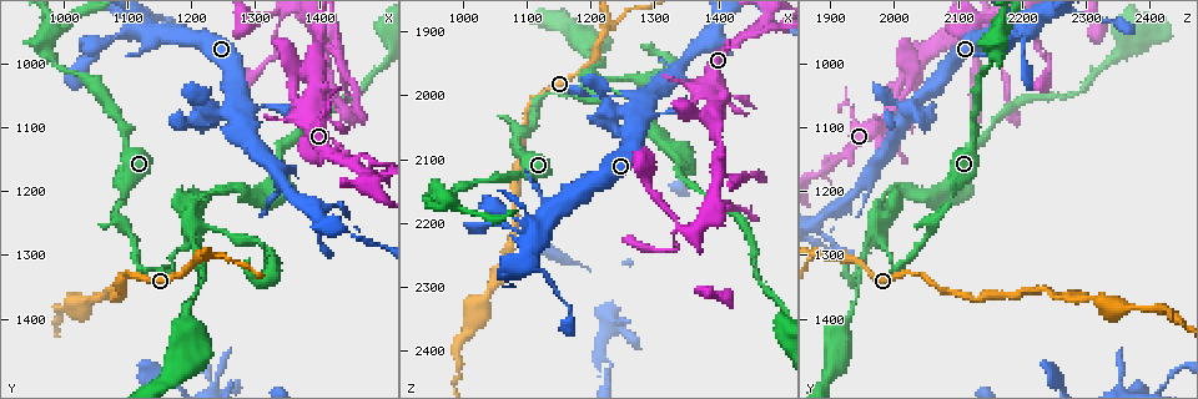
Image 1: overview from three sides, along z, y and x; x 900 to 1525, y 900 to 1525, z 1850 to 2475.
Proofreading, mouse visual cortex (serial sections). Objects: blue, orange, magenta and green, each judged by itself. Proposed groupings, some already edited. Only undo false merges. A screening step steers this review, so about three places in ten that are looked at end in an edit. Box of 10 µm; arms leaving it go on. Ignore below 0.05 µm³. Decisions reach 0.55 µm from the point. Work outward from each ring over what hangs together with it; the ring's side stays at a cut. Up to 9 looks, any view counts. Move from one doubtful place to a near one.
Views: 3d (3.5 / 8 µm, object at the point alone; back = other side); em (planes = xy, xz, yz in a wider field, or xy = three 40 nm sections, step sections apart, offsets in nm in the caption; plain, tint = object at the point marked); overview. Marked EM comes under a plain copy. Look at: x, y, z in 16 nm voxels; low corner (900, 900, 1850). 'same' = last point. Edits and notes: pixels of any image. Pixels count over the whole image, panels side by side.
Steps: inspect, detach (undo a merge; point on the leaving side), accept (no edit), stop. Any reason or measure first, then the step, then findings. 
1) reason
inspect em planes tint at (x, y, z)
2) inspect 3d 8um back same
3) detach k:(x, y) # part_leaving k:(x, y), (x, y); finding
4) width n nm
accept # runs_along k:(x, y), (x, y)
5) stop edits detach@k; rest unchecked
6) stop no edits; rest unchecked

inspect 3d 3.5um at (1105, 940, 2205)

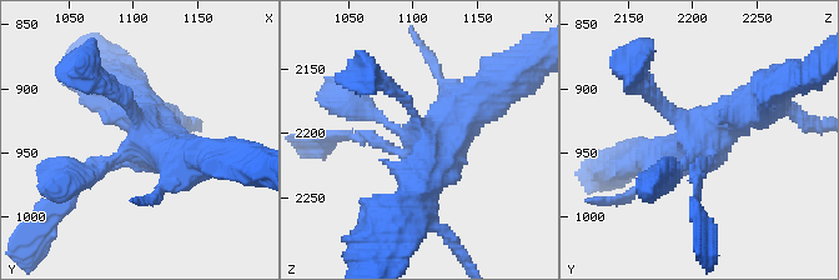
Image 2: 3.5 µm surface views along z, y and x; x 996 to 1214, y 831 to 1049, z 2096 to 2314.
inspect em xy step 2 tint at (1108, 946, 2206)

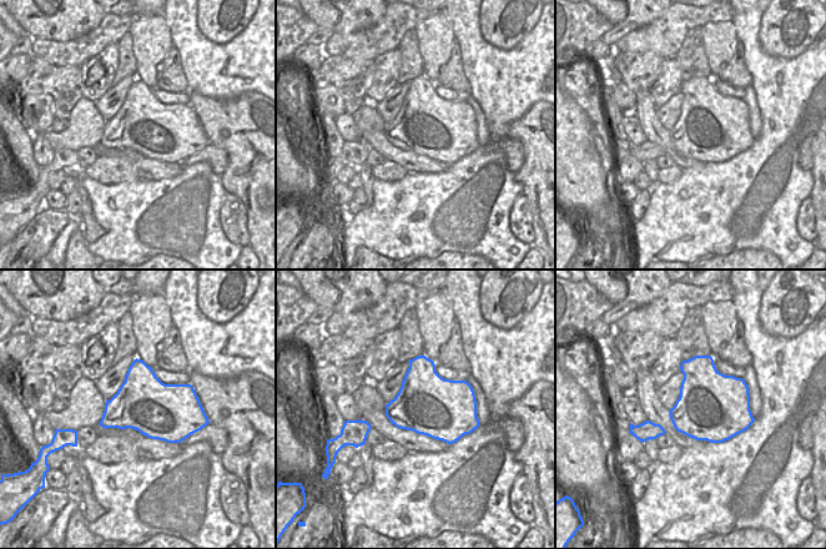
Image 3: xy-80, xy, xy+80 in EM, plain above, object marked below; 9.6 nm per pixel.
accept # one cell here

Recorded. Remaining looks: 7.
a fork
inspect 3d 3.5um at (985, 950, 2165)

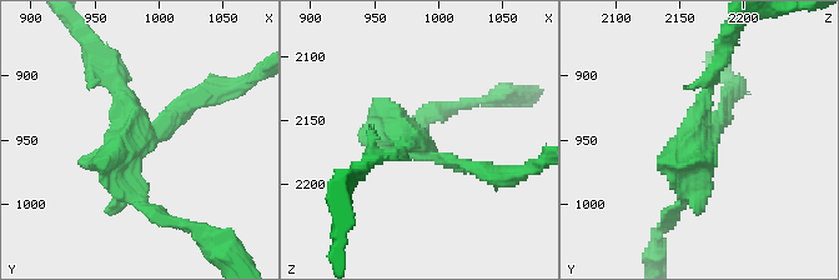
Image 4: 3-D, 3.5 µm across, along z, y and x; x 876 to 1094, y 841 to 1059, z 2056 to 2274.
arms 3; arm_widths 150, 150, 200 nm
inspect em xy step 1 tint at (984, 948, 2166)

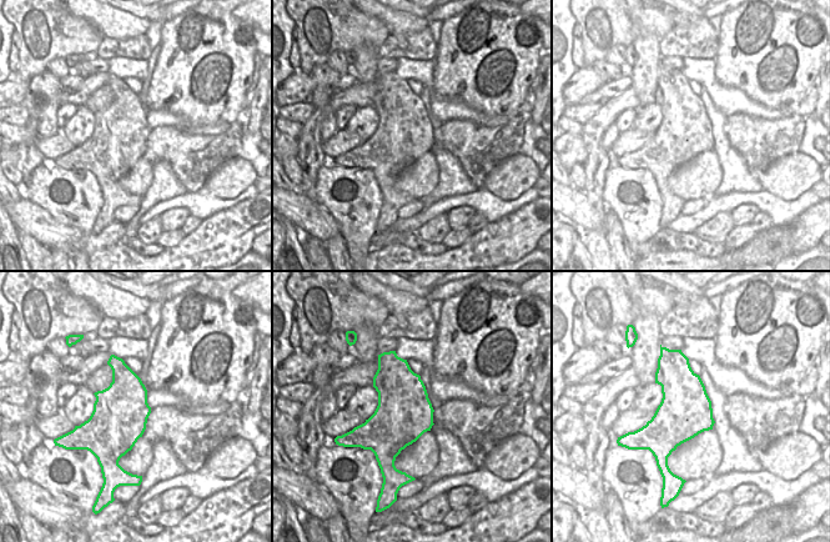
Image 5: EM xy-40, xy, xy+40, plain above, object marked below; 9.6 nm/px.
detach 4:(192, 99) # part_leaving 4:(159, 128), (205, 93), (259, 78); two cells meet here

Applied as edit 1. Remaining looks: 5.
inspect overview

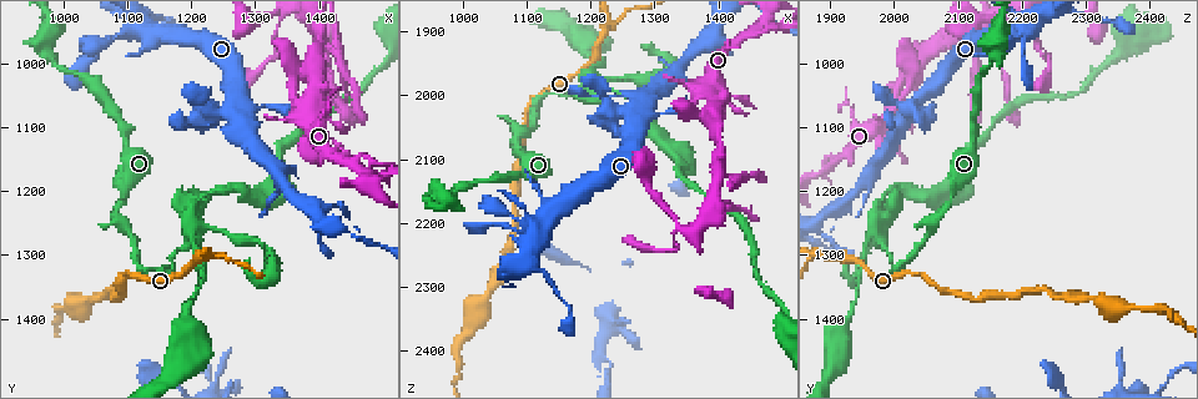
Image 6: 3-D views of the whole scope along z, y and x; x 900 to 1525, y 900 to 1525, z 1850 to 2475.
a fork
inspect 3d 3.5um at (1390, 1010, 2020)

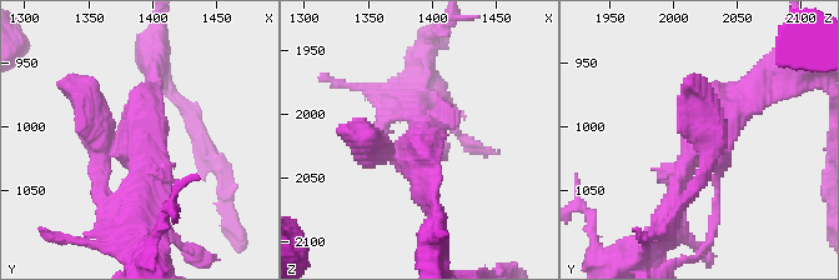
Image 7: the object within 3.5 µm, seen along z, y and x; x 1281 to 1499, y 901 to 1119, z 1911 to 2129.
need the tissue
inspect em xy step 1 tint at (1388, 1004, 2020)

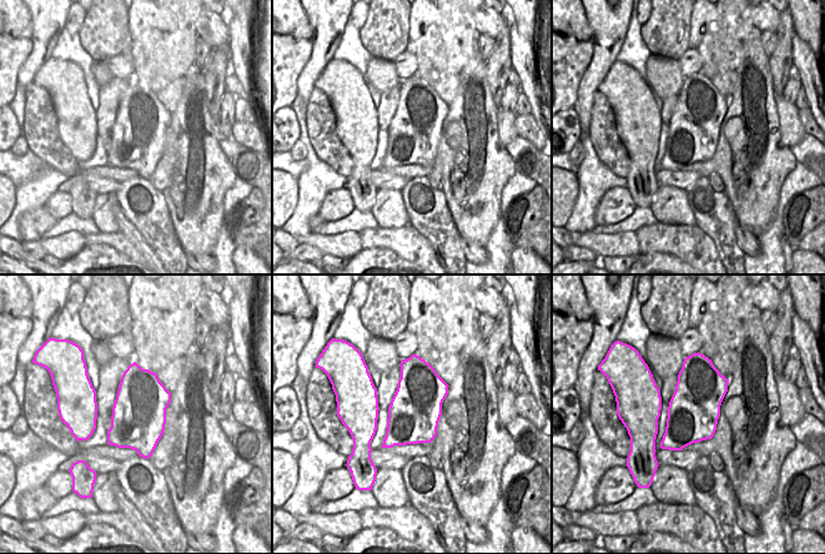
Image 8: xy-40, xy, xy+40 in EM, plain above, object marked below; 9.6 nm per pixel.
width 500 nm
accept # runs_along 7:(668, 208), (709, 120), (768, 93); all the same cell

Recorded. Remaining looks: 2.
abrupt turn
inspect 3d 3.5um at (1460, 1170, 1890)

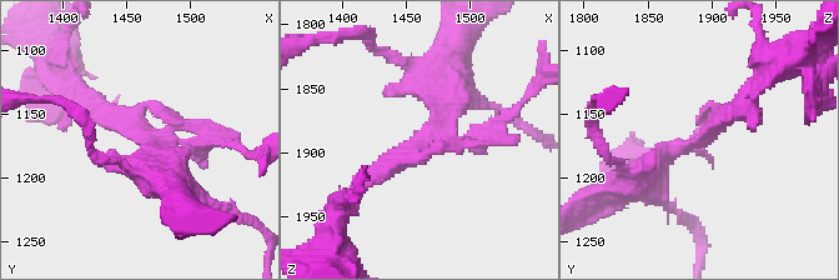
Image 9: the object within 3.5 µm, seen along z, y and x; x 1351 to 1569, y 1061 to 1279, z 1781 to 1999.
need the tissue
inspect em planes tint at (1464, 1172, 1892)

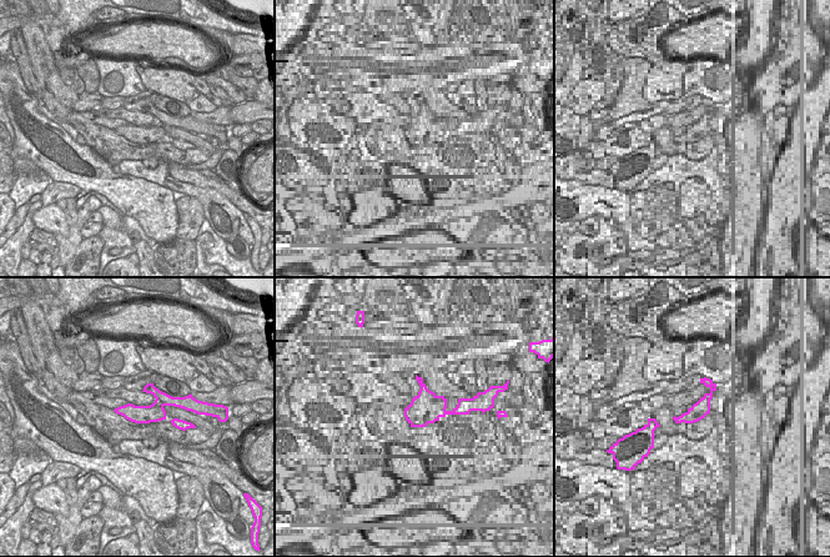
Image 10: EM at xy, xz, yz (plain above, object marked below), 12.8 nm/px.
detach 9:(453, 100) # part_leaving 9:(418, 148), (441, 100), (468, 96); two cells meet here

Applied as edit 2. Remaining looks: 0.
stop edits detach@4, detach@9; rest unchecked

